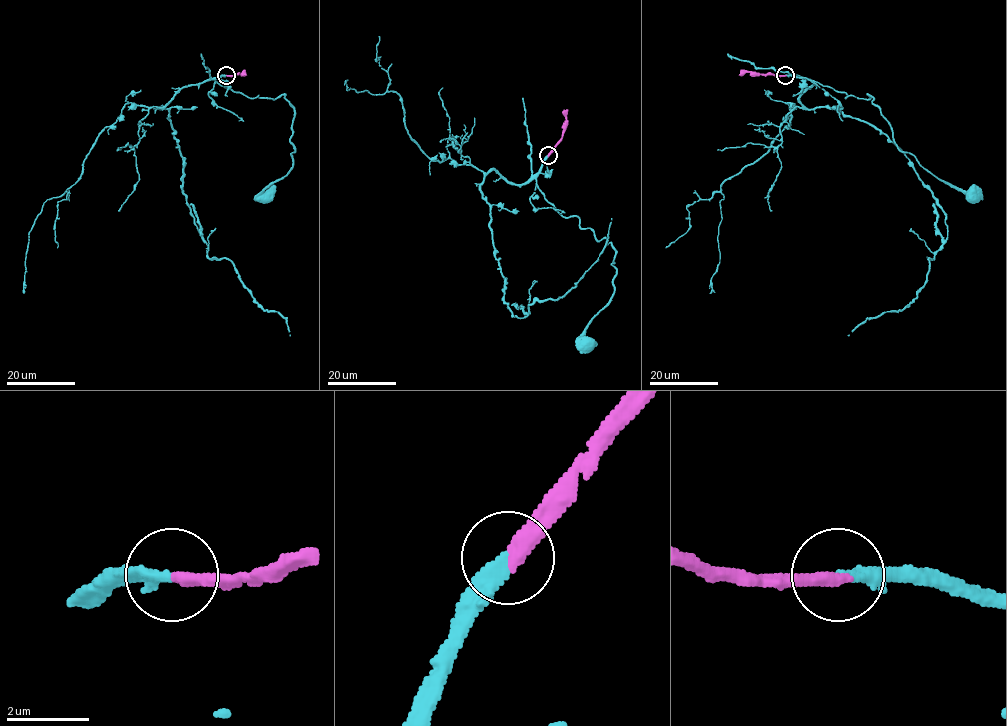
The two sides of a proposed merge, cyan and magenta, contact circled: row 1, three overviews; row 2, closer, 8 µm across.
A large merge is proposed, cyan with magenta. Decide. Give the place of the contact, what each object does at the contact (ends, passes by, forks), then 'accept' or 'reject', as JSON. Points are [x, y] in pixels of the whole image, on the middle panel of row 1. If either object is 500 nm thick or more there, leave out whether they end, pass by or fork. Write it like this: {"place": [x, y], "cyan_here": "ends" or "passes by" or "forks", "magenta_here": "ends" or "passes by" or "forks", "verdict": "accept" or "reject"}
{"place": [548, 155], "cyan_here": "ends", "magenta_here": "ends", "verdict": "accept"}

